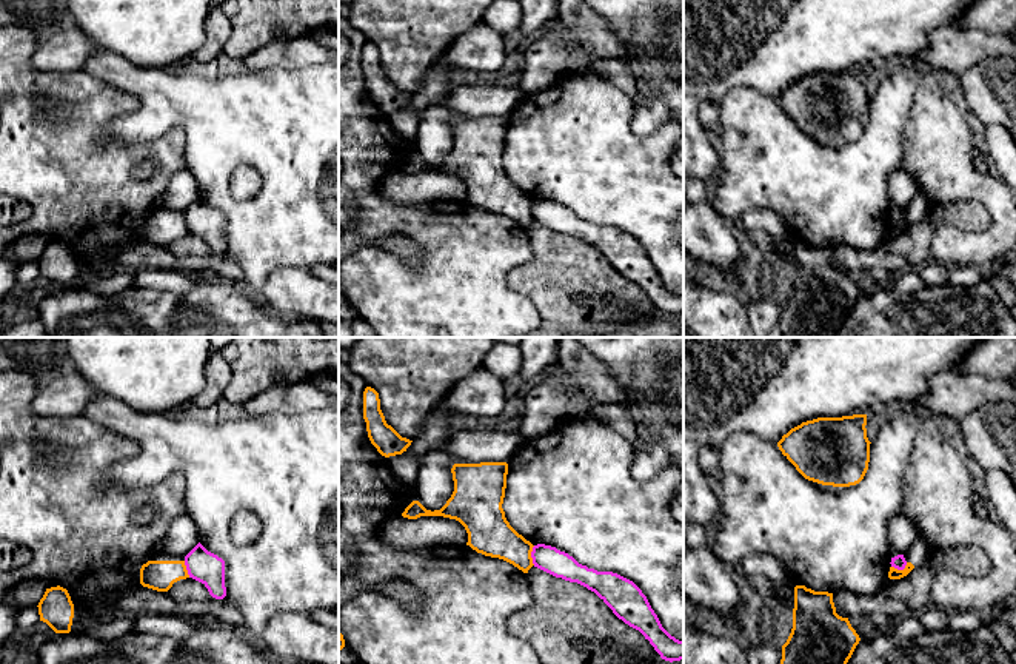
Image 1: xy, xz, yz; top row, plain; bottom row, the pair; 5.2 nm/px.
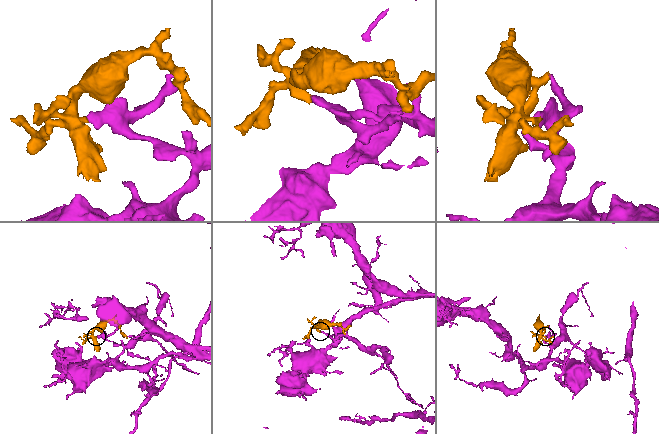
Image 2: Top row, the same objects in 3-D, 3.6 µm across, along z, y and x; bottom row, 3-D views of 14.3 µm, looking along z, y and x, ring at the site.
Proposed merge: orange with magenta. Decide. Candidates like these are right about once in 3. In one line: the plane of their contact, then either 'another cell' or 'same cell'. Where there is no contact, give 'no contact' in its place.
xz | another cell

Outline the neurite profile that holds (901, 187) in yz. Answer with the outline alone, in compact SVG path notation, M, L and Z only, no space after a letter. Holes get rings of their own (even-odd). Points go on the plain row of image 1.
M902 168L894 171L887 180L890 211L894 213L910 205L914 191L916 183L913 177Z

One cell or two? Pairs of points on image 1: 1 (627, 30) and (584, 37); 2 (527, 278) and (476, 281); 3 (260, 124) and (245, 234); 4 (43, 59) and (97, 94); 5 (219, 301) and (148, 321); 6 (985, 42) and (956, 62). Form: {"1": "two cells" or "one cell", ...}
{"1": "two cells", "2": "two cells", "3": "one cell", "4": "two cells", "5": "one cell", "6": "one cell"}

